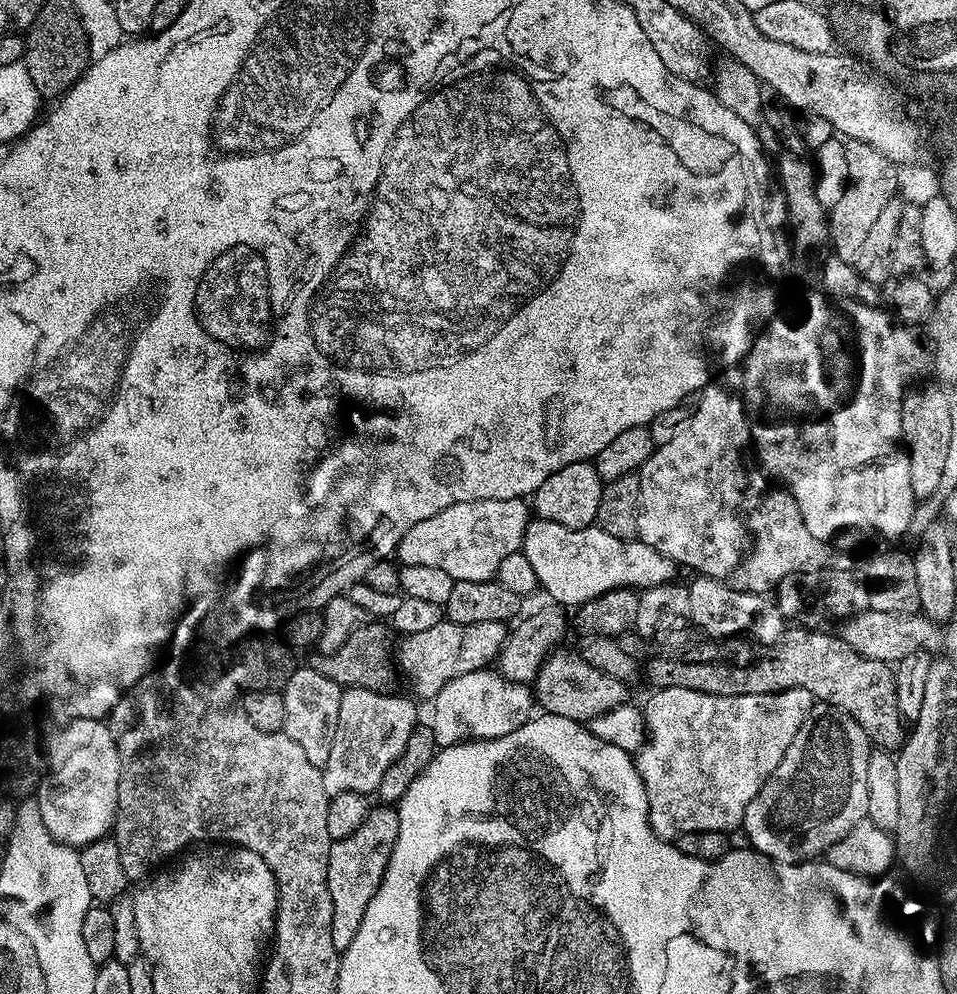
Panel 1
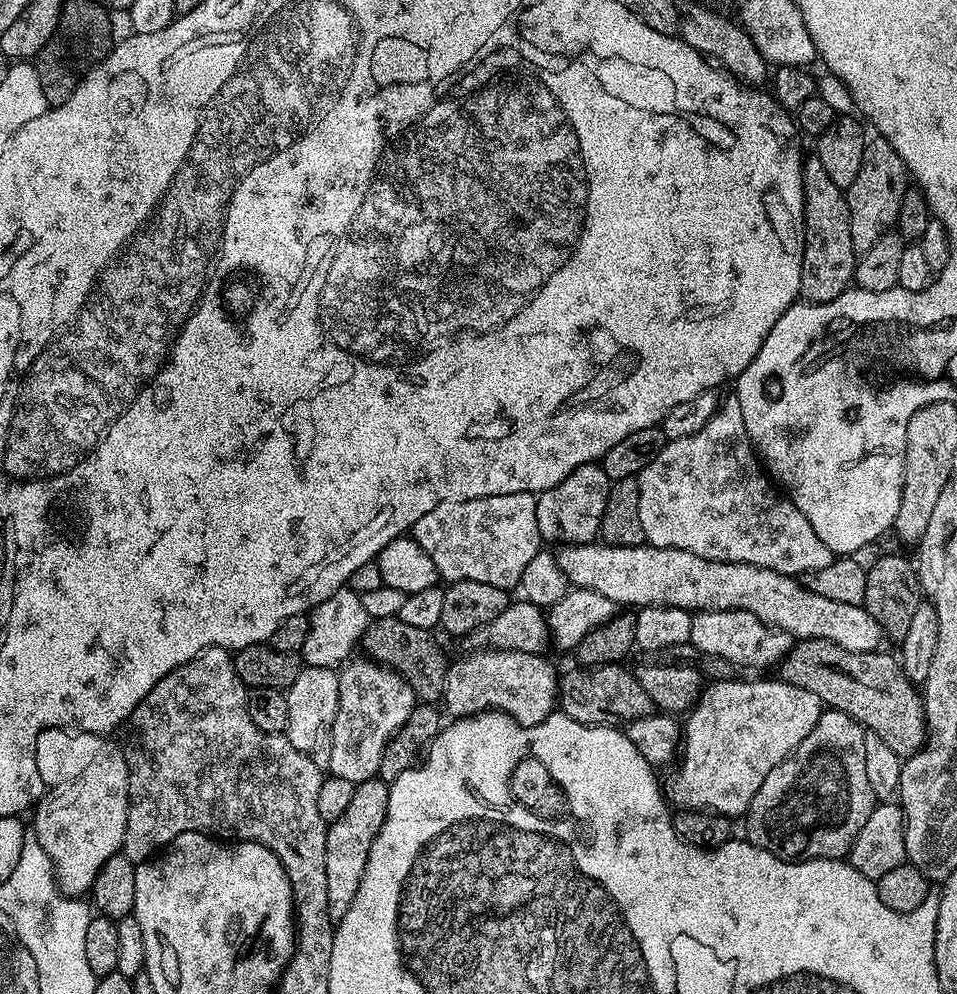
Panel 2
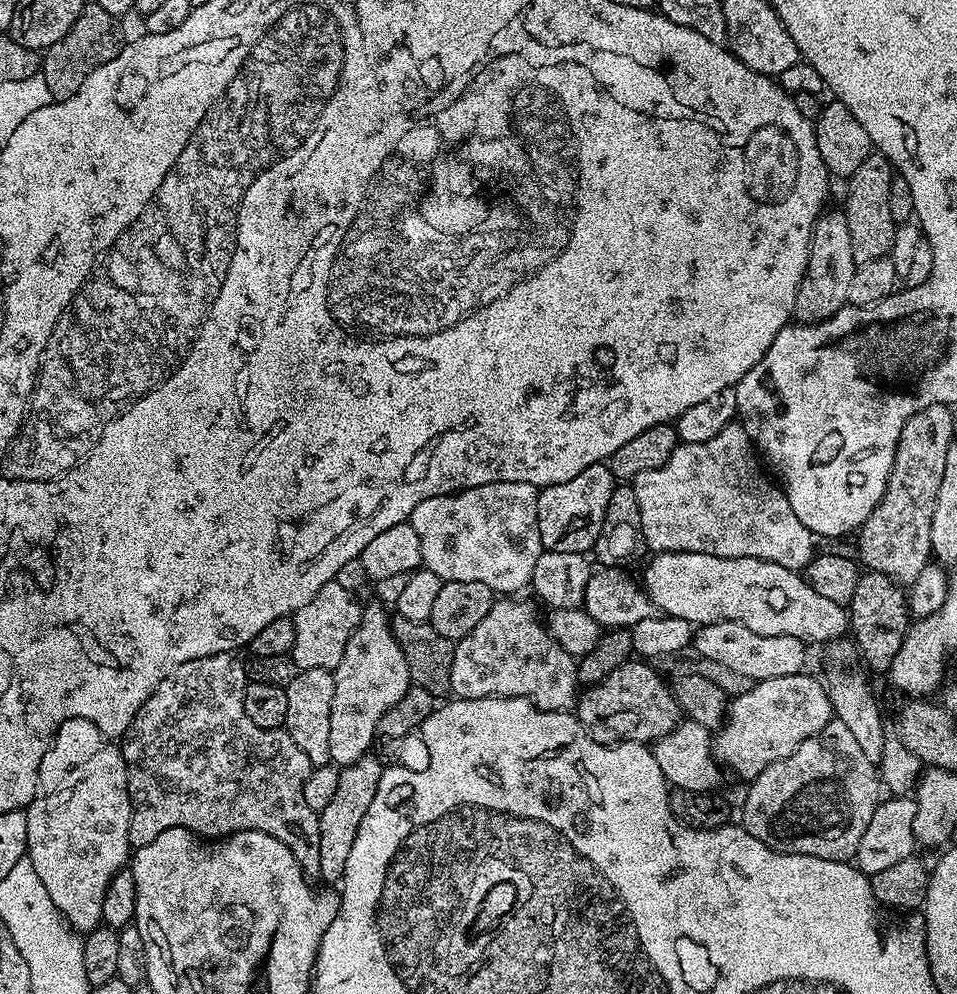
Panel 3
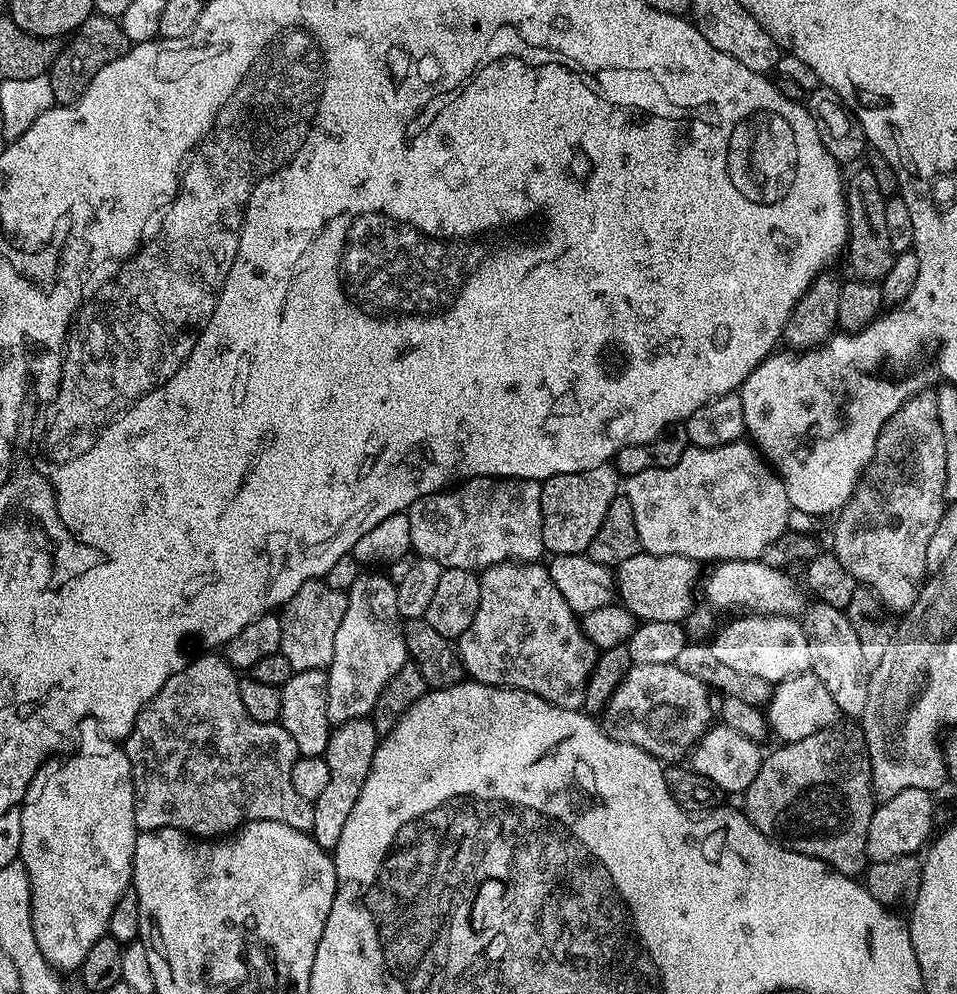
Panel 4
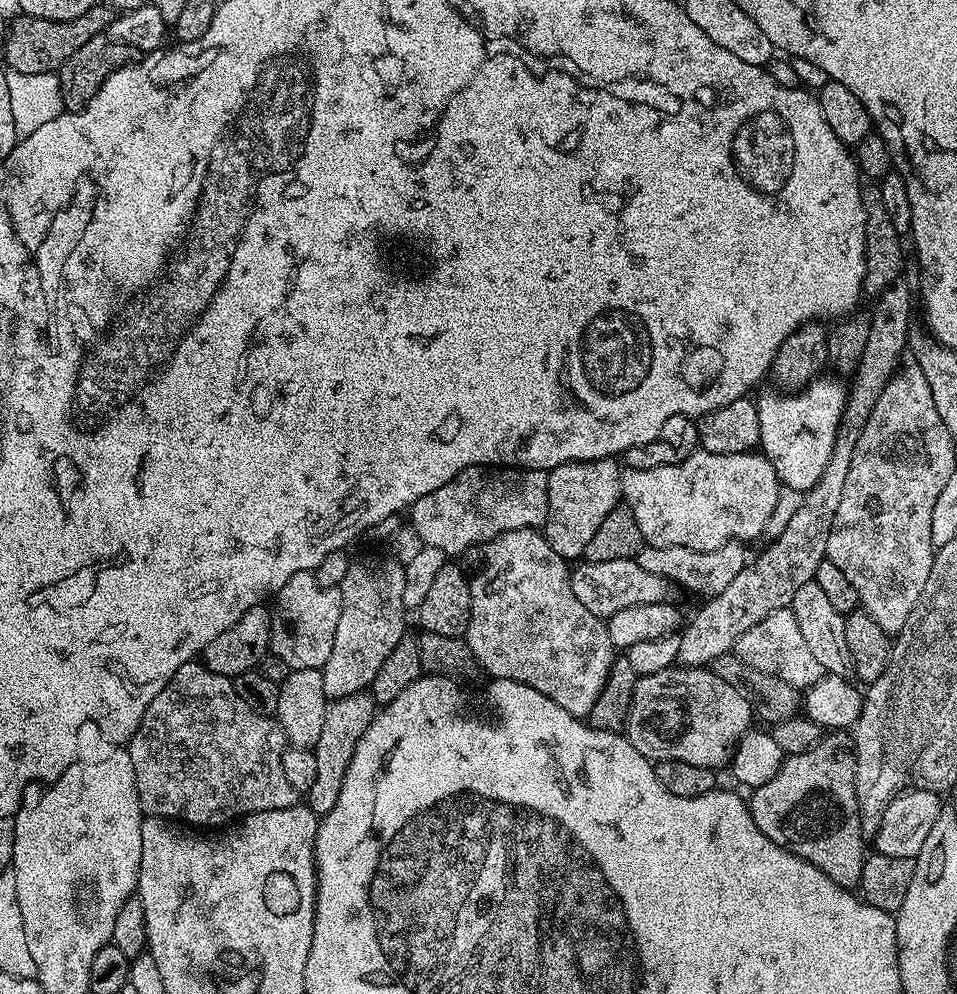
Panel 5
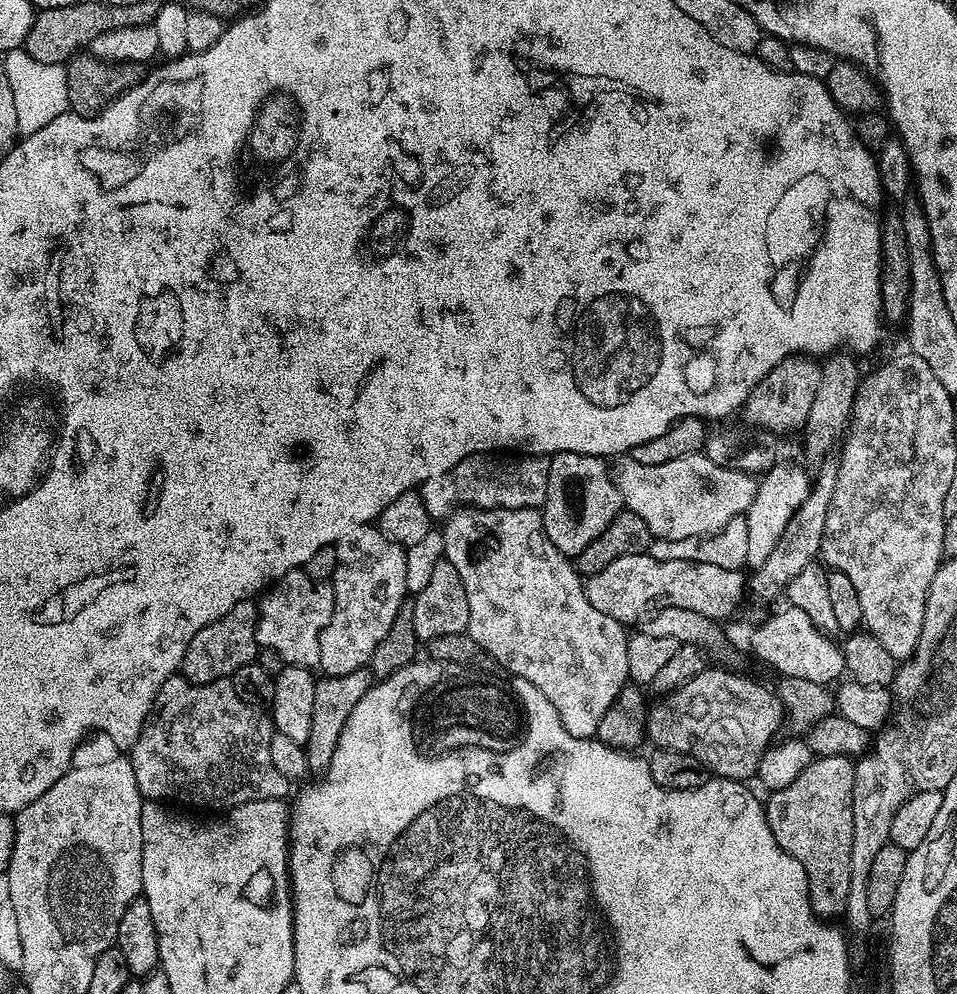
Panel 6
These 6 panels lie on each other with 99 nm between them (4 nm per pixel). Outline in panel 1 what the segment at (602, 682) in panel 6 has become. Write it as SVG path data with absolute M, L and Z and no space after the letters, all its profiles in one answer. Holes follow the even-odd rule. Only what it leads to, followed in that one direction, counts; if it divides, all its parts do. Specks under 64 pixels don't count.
M485 667L446 683L446 686L442 686L442 690L438 690L438 694L432 697L430 707L432 707L430 727L436 743L440 748L449 748L451 744L462 744L470 740L493 740L518 730L518 726L522 726L530 719L531 712L528 711L534 708L534 692L527 683L512 683L504 679L499 671Z

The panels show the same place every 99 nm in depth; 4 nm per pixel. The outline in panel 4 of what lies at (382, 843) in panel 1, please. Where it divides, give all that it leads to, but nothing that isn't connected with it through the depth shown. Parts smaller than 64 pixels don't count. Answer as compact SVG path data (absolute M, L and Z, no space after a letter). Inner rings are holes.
M371 719L345 720L333 727L332 737L328 739L328 745L323 755L326 766L330 766L330 783L322 790L322 794L318 794L318 798L312 801L314 822L310 834L318 842L318 846L322 846L326 850L335 849L338 838L342 836L342 826L346 826L346 818L350 818L350 810L354 810L354 802L358 802L358 794L370 774L370 766L376 753L377 743L376 728Z

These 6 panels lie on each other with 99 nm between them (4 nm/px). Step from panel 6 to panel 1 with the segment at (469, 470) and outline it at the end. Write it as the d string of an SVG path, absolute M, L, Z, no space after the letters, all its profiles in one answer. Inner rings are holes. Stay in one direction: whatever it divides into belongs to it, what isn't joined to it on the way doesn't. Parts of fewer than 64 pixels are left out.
M490 498L458 502L418 526L410 526L398 542L394 556L401 565L438 566L452 580L482 582L495 577L510 554L524 547L524 535L530 523L530 508L521 498Z

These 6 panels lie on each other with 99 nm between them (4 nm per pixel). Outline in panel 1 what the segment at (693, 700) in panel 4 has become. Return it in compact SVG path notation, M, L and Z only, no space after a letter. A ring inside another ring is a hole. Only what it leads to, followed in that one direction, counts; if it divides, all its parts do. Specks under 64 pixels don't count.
M553 651L547 656L544 664L535 674L534 700L540 704L549 716L561 716L571 720L590 722L618 706L629 703L629 685L618 678L595 669L590 662L586 662L579 651Z

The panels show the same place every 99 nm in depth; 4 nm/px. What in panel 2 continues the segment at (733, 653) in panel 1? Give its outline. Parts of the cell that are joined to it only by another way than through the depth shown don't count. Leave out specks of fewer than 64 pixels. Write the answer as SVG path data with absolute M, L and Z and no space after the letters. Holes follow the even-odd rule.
M796 640L792 649L784 655L784 659L778 665L779 679L787 684L802 686L810 690L810 694L818 694L821 705L837 712L844 712L851 720L856 721L861 728L871 735L882 738L894 754L902 758L913 756L916 751L924 747L928 735L928 720L924 717L924 701L917 685L904 677L904 671L900 668L900 661L885 650L875 652L851 652L842 650L829 640Z

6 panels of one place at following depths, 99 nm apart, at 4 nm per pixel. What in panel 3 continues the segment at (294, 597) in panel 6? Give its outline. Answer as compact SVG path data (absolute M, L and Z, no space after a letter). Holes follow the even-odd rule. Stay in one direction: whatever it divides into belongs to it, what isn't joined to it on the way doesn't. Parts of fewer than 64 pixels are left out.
M336 583L322 586L322 590L318 590L318 594L314 594L314 598L310 598L310 602L306 602L306 606L302 606L292 616L294 622L294 646L291 650L292 661L299 671L306 670L326 670L332 672L338 666L338 662L342 662L342 654L346 654L346 642L350 642L350 634L354 634L354 630L360 624L360 613L362 611L361 601L356 601L357 597L350 590L342 590L342 586Z

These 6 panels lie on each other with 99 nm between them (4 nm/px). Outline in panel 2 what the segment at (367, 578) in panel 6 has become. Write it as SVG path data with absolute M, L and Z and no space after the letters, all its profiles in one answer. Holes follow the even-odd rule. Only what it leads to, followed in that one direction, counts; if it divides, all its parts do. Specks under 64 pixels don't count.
M359 659L345 663L338 672L338 718L334 718L327 766L331 775L346 778L346 782L354 785L371 780L379 773L382 750L418 703L412 687L397 672L374 660Z

